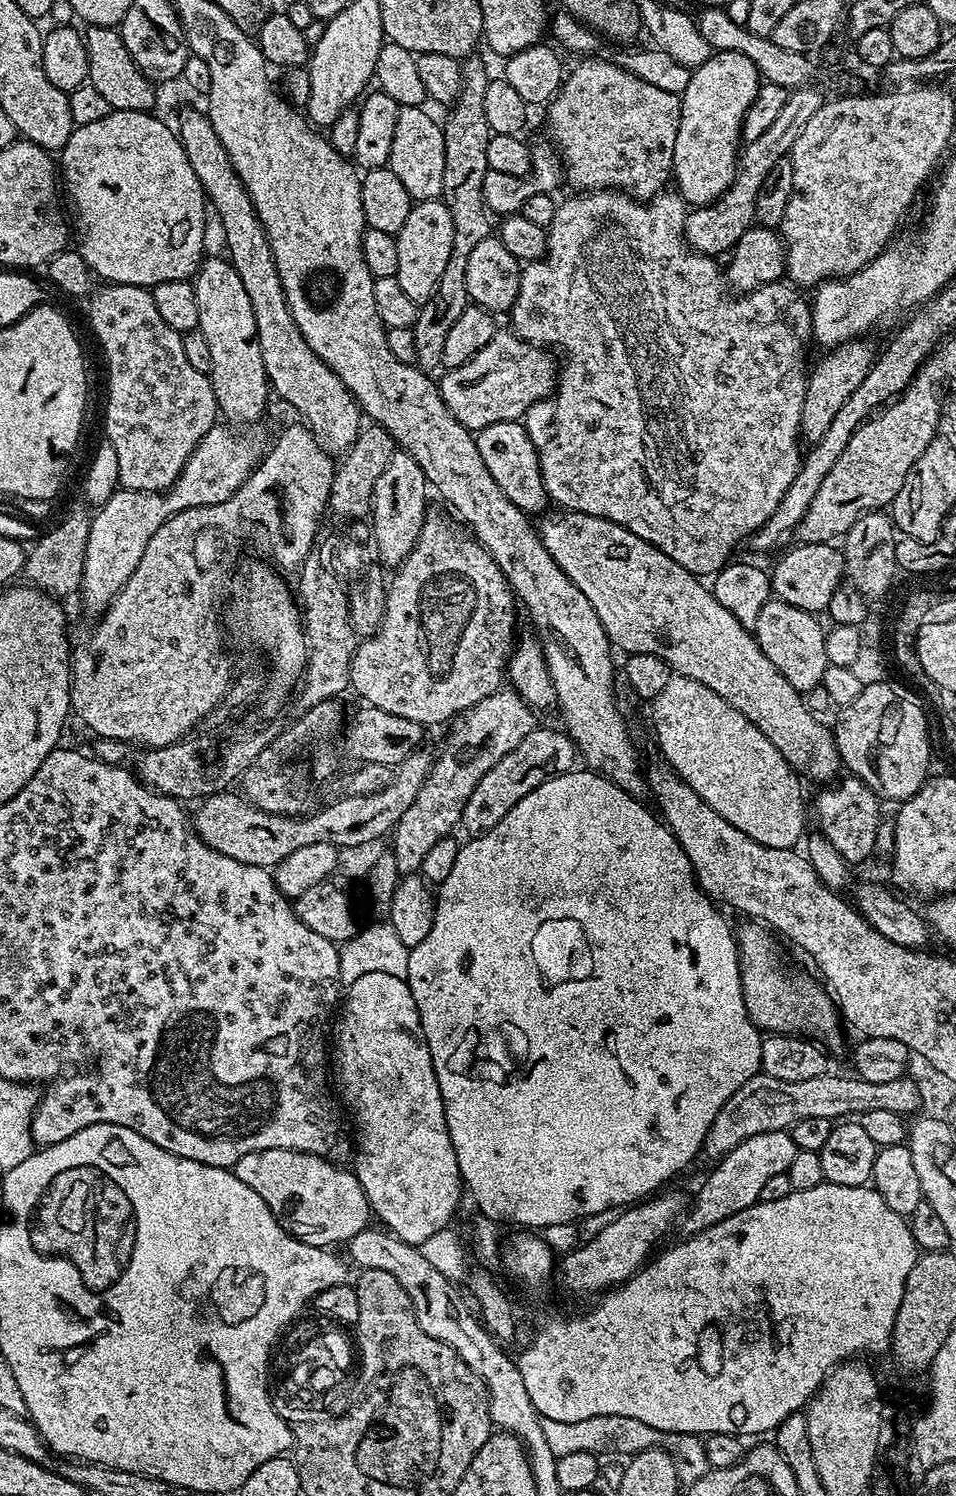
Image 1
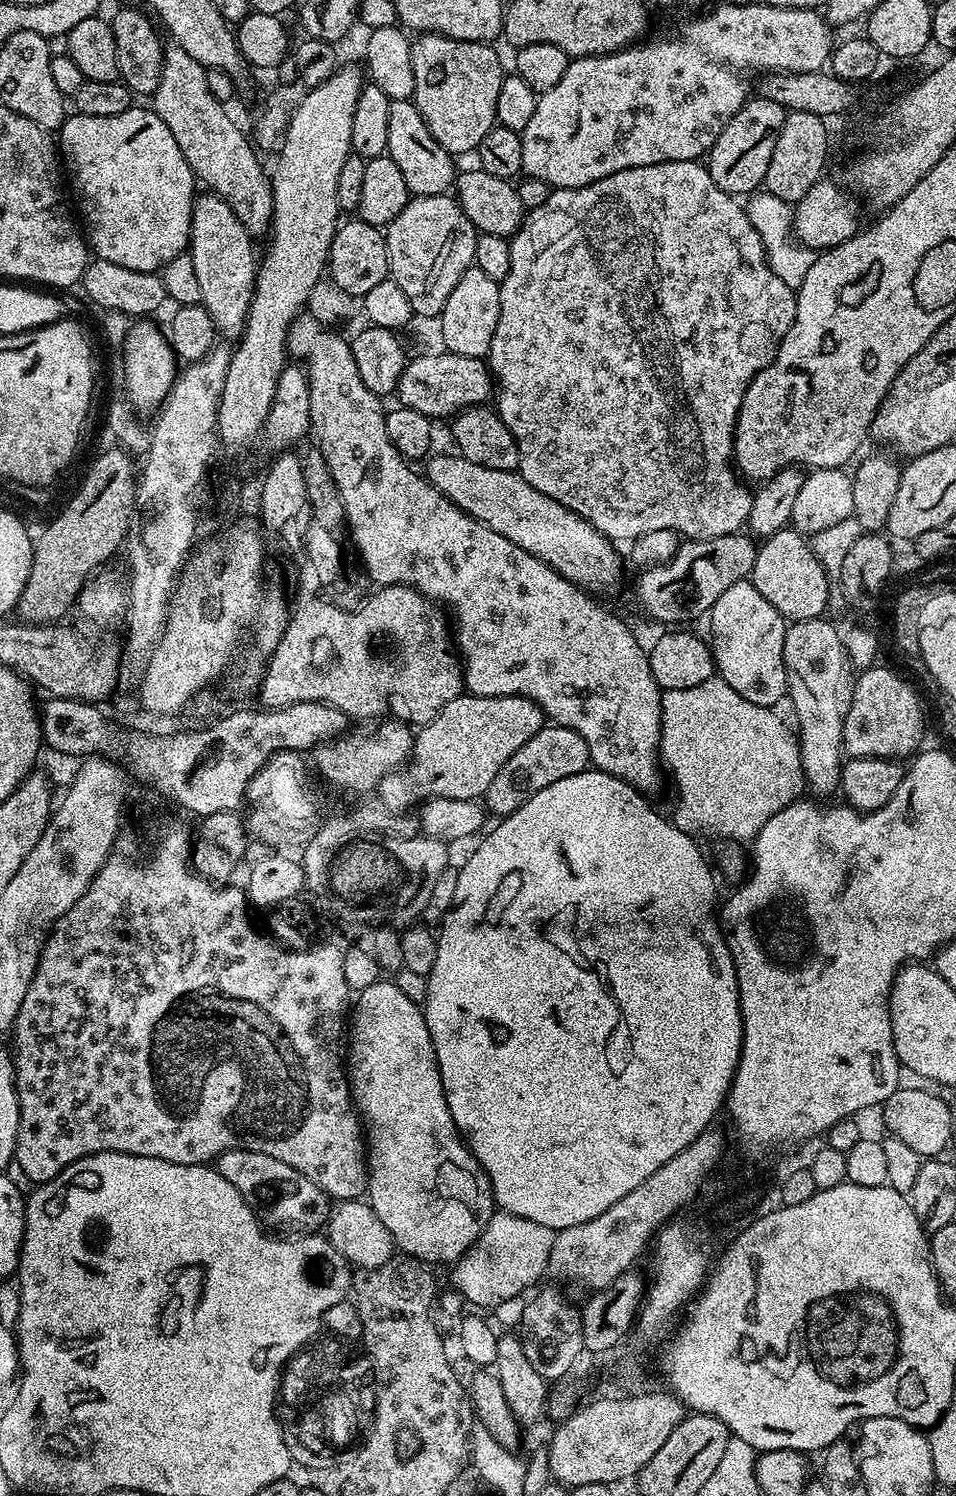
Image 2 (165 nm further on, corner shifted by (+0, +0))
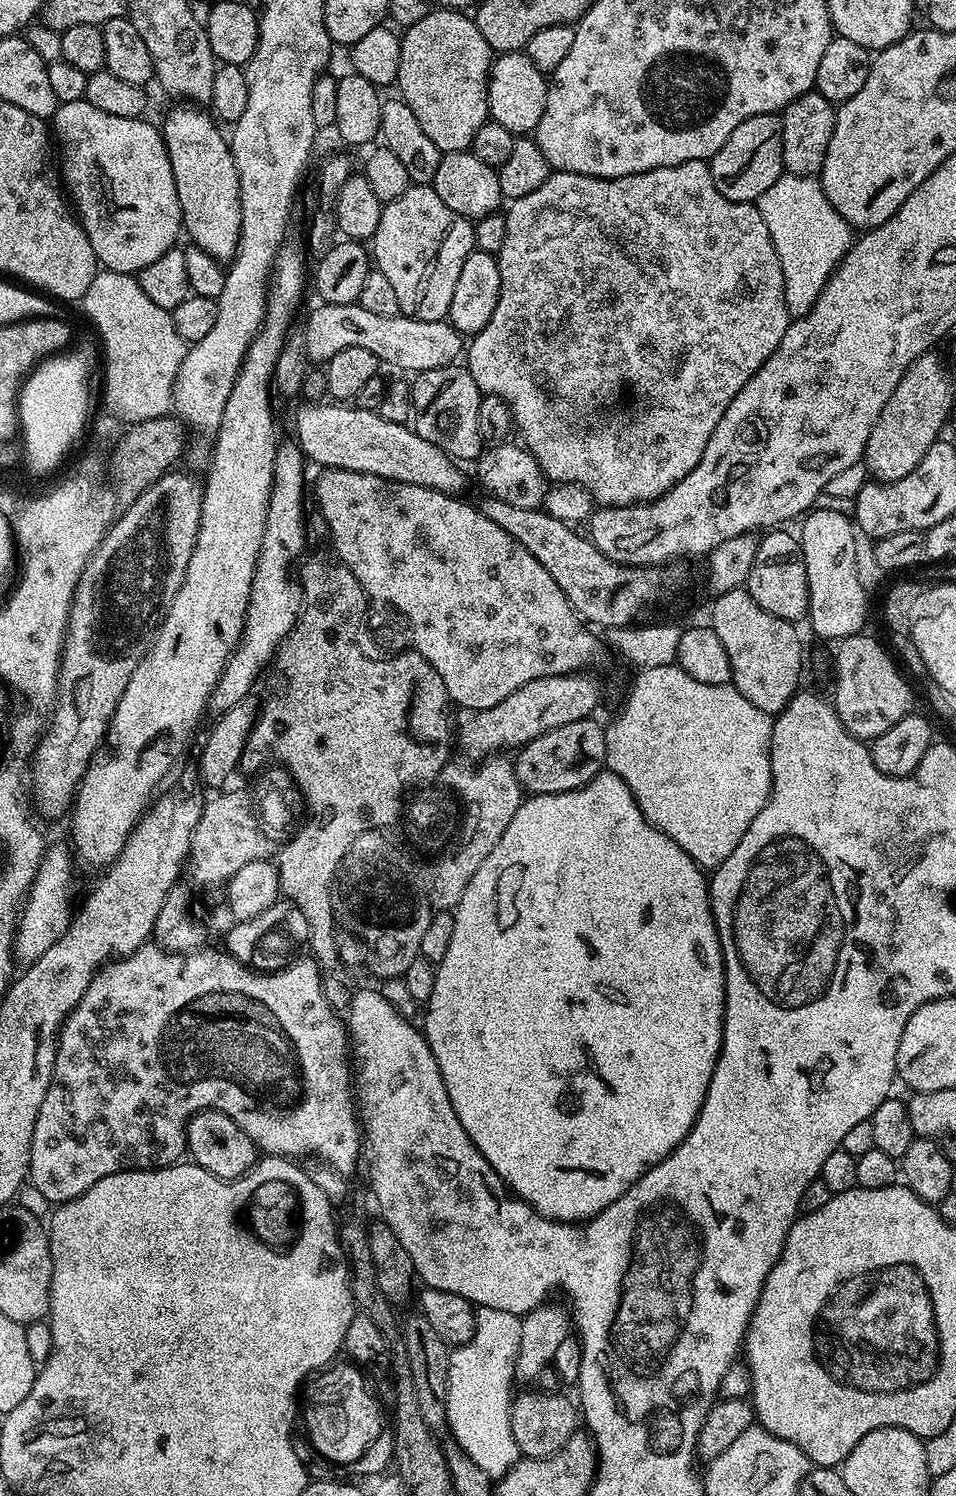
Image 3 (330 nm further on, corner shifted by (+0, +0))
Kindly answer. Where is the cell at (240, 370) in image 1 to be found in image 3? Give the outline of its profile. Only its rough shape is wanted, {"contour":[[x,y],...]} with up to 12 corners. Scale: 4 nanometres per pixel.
{"contour":[[196,106],[162,135],[182,228],[228,262],[242,230],[232,145]]}

